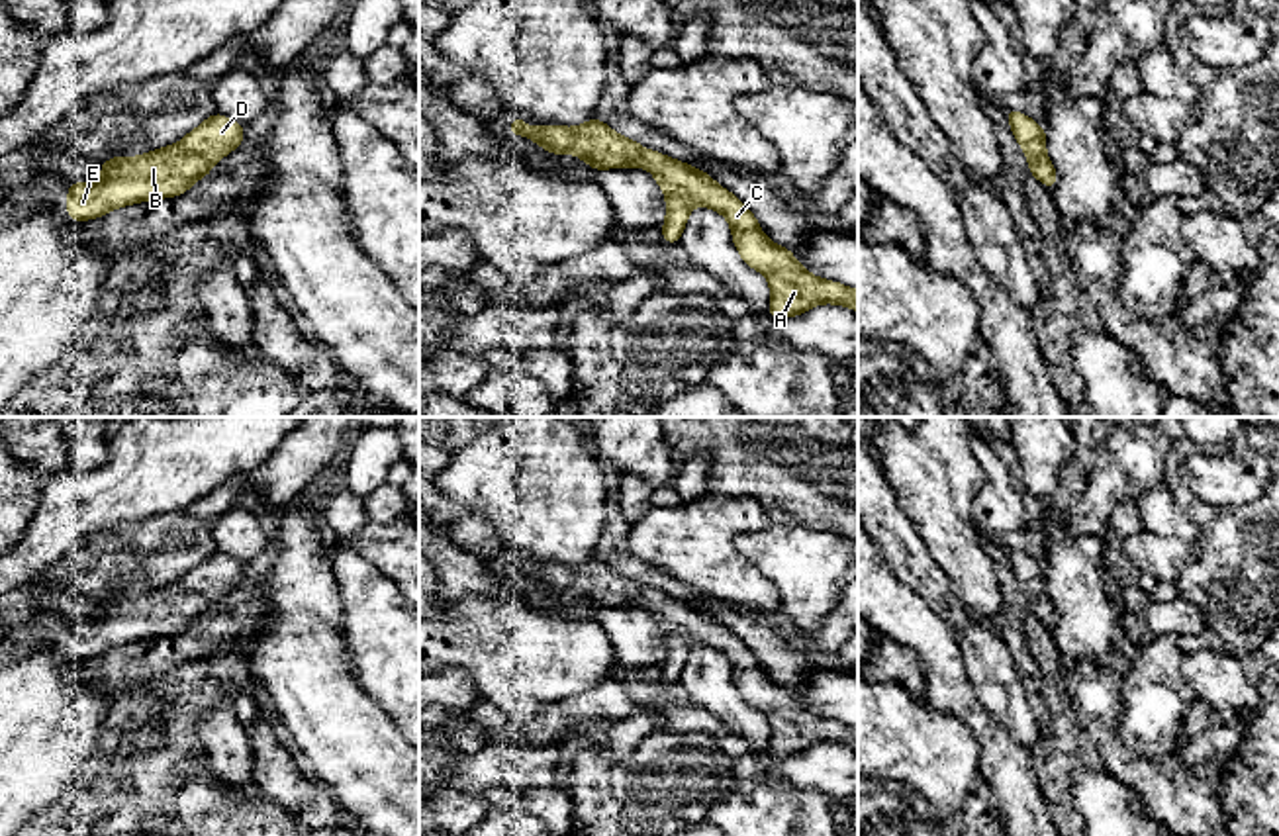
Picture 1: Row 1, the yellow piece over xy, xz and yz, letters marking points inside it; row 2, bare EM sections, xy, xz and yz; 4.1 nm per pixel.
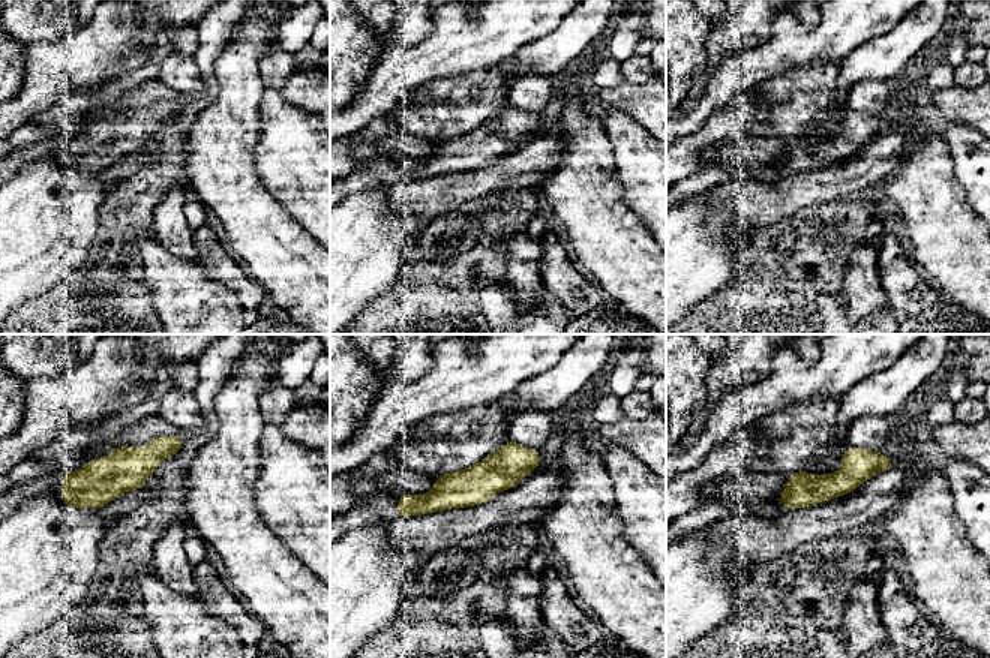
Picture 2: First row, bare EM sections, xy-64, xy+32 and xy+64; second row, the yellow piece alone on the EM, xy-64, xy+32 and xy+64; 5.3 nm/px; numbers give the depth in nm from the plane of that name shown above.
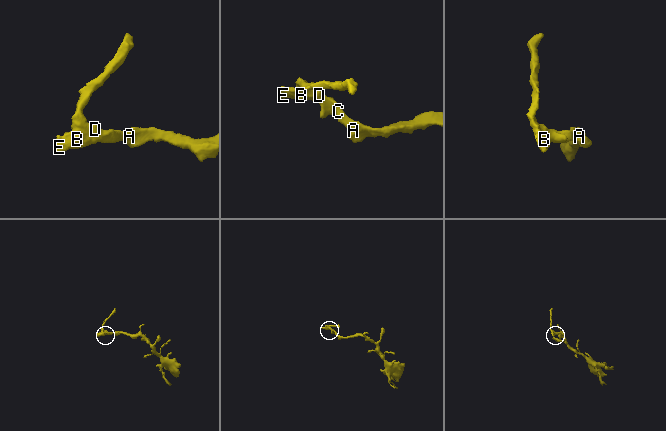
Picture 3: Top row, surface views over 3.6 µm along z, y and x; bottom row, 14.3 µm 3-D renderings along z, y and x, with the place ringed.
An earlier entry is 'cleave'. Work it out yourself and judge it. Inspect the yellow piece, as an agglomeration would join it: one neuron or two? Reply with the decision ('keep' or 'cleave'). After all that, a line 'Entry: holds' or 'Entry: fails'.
keep
Entry: fails

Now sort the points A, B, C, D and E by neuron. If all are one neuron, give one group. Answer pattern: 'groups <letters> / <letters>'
groups A B C D E

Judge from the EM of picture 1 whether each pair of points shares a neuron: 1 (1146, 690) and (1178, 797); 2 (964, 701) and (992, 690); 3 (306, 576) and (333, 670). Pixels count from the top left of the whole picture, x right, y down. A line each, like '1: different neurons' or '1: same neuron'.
1: different neurons
2: different neurons
3: same neuron

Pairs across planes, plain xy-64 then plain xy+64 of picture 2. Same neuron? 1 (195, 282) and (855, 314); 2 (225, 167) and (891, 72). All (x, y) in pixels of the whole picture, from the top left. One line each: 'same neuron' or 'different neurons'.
1: different neurons
2: different neurons

